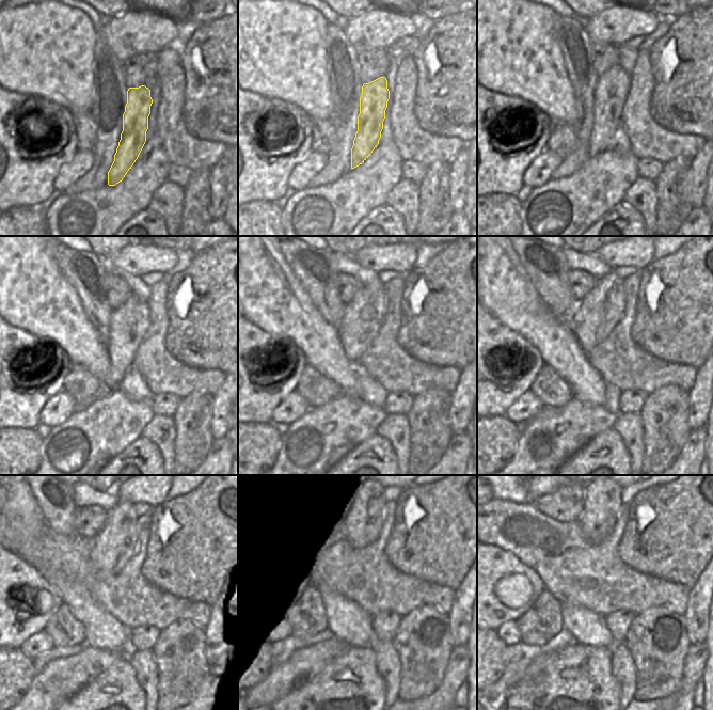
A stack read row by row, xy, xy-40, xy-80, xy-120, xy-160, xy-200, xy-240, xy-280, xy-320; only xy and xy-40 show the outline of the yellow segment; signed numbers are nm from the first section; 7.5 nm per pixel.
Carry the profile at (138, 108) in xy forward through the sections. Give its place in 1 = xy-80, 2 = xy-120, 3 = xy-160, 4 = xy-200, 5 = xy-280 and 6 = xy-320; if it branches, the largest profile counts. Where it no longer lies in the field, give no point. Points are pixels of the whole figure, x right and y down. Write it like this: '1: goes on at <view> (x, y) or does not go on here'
1: goes on at xy-80 (612, 89)
2: goes on at xy-120 (129, 322)
3: goes on at xy-160 (363, 317)
4: goes on at xy-200 (597, 314)
5: goes on at xy-280 (363, 516)
6: goes on at xy-320 (602, 502)

